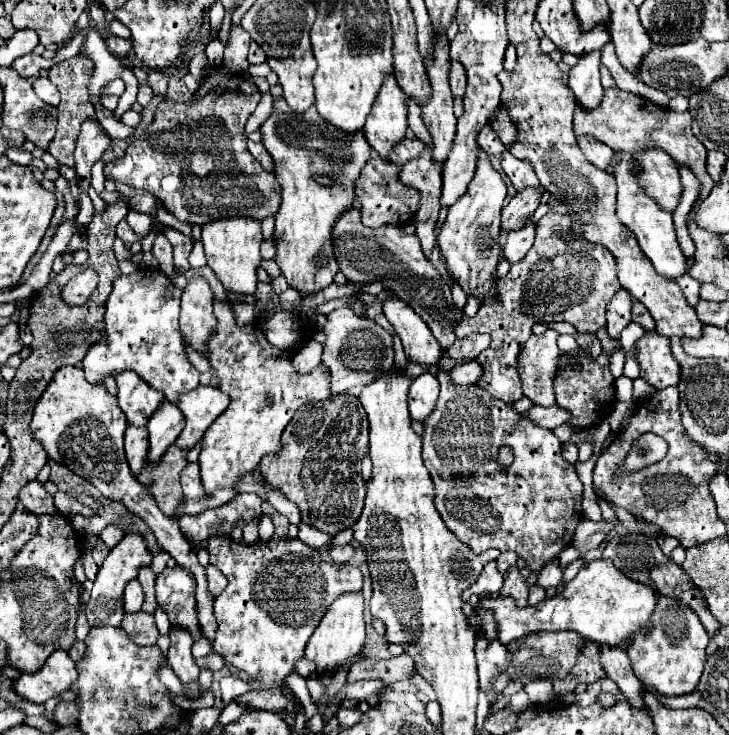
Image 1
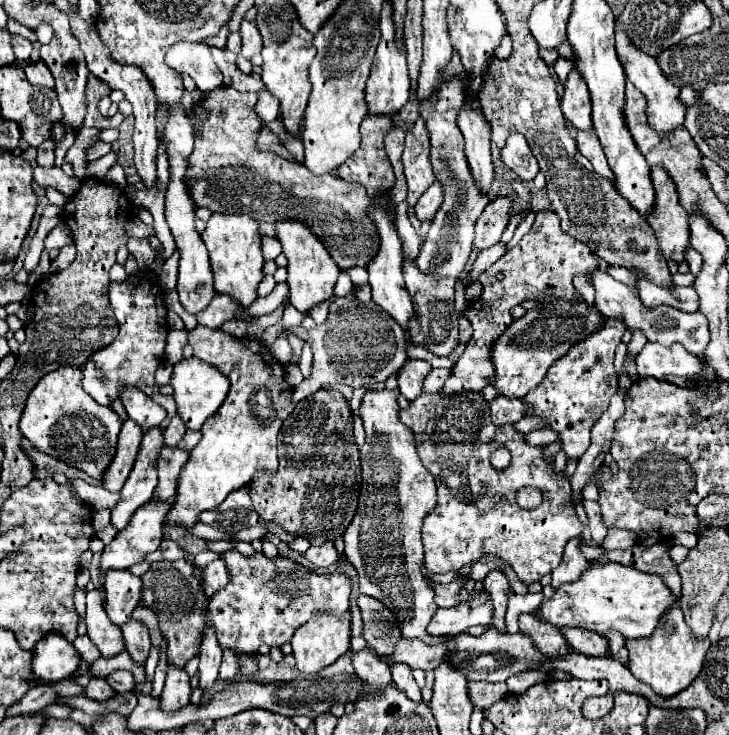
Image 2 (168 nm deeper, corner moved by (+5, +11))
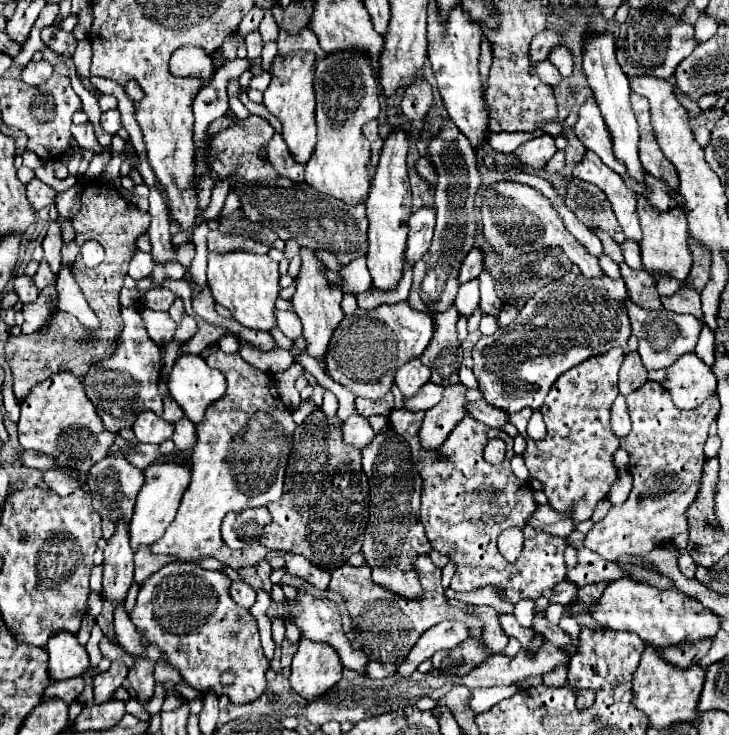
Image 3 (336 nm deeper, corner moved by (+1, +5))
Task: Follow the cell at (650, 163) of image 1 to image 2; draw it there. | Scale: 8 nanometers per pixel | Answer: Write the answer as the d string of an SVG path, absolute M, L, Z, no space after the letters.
M652 166L652 184L656 190L656 204L648 224L656 234L662 256L680 262L684 260L684 250L690 240L688 214L678 204L676 184L664 166Z

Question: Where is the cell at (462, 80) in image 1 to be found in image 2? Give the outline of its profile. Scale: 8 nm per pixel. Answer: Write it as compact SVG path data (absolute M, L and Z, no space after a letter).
M452 76L446 84L442 84L442 92L438 92L438 100L434 104L422 104L420 116L426 120L426 126L430 130L430 156L432 156L432 166L436 172L436 178L444 184L446 188L446 198L434 216L432 228L420 248L420 254L416 258L416 264L420 270L430 270L434 274L450 276L450 278L460 278L462 270L468 262L470 250L472 250L472 240L474 240L474 224L478 216L484 210L484 204L488 204L488 196L482 196L478 192L478 186L474 184L466 156L464 156L464 140L462 132L458 128L458 110L464 102L464 84L460 76Z

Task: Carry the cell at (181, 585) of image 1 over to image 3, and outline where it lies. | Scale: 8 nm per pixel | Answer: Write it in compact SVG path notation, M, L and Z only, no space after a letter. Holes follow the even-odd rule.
M186 562L166 564L156 574L152 574L152 578L148 578L140 588L130 620L134 622L138 632L146 636L150 644L156 644L168 656L168 664L180 672L184 682L188 682L198 692L204 694L214 692L216 696L228 696L232 704L242 706L254 702L264 692L266 670L270 668L270 662L260 646L256 618L250 614L250 610L238 606L230 598L230 584L232 580L224 572L204 570L198 564L186 564ZM224 670L236 672L236 680L232 686L220 684L220 674Z

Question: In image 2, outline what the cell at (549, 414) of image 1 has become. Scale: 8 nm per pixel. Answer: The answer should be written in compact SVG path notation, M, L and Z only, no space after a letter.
M498 396L496 400L490 402L490 416L496 426L516 424L526 414L528 414L528 404L524 404L520 398Z

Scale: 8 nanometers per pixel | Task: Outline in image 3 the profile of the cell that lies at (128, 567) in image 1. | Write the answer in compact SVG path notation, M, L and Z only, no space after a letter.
M176 450L176 456L178 458L174 458L174 452L172 452L172 456L154 460L144 470L146 482L144 482L142 490L138 492L134 516L132 516L132 522L130 522L130 546L132 546L132 550L138 550L138 546L144 544L144 542L148 546L154 544L154 540L162 538L166 526L170 526L170 522L174 520L174 514L176 514L178 504L182 500L182 494L186 492L186 488L190 484L190 456L192 456L192 450Z

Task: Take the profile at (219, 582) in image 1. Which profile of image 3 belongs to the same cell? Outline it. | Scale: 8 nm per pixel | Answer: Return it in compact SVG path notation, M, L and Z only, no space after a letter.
M232 582L230 586L230 594L232 594L232 600L244 608L252 608L252 604L256 602L256 592L248 586L248 584L238 584L238 582Z

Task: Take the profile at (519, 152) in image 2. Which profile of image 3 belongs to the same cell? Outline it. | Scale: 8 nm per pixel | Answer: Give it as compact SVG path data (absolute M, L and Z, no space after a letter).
M542 134L542 136L536 136L528 142L524 142L518 150L516 150L516 156L528 164L528 166L534 166L534 168L542 168L548 164L548 160L558 152L556 144L554 144L554 138L548 136L548 134Z

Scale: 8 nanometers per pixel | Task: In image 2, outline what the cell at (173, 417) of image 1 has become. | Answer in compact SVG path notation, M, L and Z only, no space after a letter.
M160 426L150 428L144 432L142 444L140 444L140 452L136 458L136 464L124 484L124 488L120 490L120 502L118 506L112 510L112 524L122 530L126 526L126 522L130 520L130 516L134 514L136 508L140 508L142 504L150 502L152 492L158 484L158 452L164 448L164 430Z

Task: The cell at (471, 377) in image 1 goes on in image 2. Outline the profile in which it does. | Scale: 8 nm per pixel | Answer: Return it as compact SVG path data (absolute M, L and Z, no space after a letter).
M448 368L432 370L426 376L426 380L424 380L424 392L438 392L438 390L442 390L442 386L450 378L450 374L452 374L452 370L448 370Z

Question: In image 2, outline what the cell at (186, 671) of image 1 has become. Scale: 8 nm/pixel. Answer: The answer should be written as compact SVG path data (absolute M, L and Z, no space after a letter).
M168 664L168 674L166 674L166 684L162 690L162 710L178 710L190 702L190 676L186 670L176 668L174 664Z

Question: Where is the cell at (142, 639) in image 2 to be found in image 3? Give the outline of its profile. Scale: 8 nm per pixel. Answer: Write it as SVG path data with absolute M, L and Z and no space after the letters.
M136 658L136 666L128 674L128 682L132 690L136 692L138 704L146 704L154 694L154 662L144 662L142 658Z

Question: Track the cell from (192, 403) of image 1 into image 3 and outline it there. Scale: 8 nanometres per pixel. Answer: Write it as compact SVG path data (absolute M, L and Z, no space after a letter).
M182 354L170 372L168 390L184 414L198 424L206 408L226 392L226 378L212 370L200 354Z

